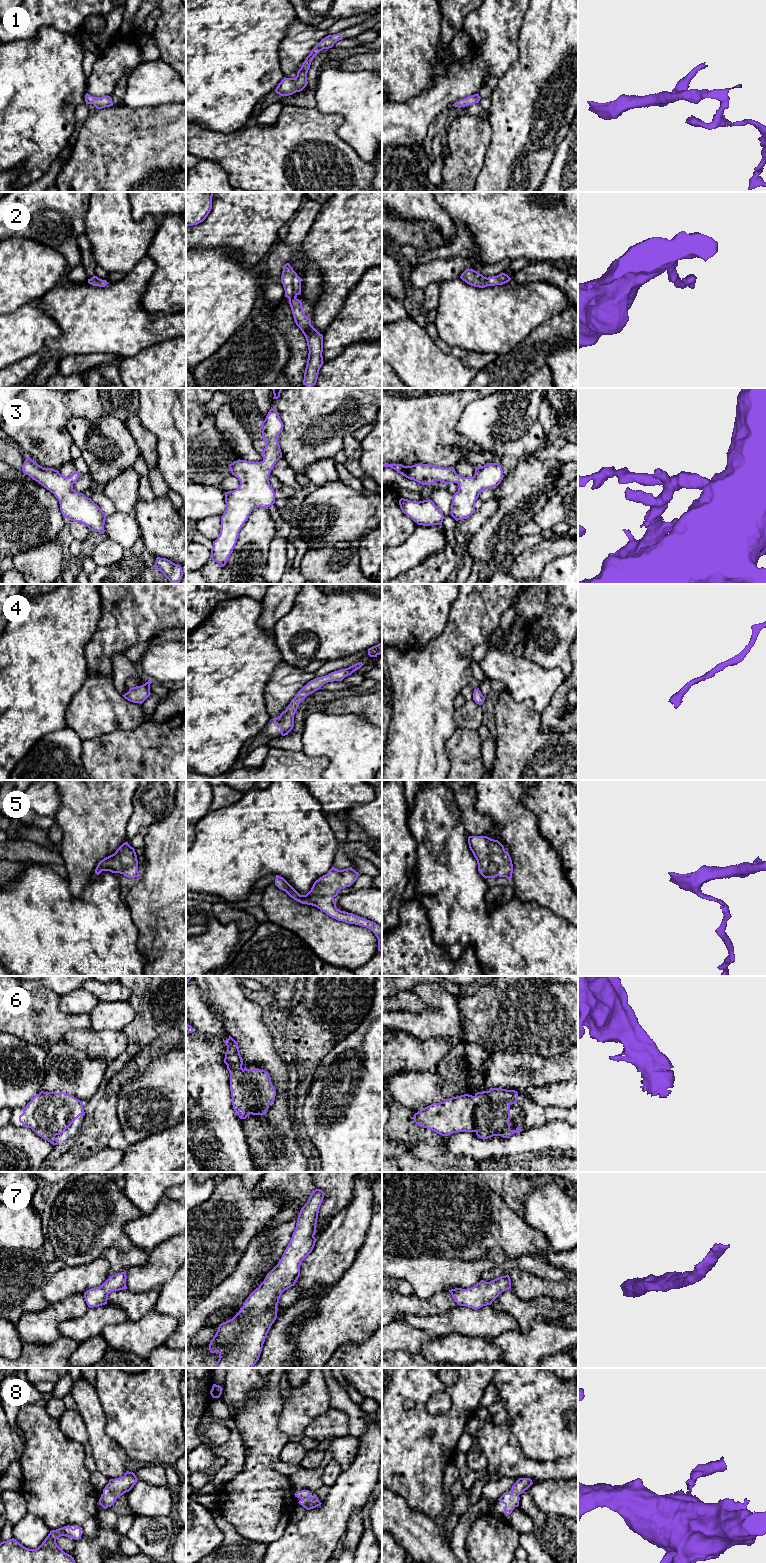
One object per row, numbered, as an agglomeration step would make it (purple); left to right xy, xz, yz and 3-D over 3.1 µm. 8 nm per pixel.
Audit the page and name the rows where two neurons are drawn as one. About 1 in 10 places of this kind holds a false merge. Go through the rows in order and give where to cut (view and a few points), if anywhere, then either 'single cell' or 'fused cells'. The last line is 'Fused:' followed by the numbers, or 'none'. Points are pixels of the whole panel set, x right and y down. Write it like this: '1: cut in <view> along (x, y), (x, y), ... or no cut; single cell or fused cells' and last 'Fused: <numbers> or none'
1: no cut; single cell
2: no cut; single cell
3: no cut; single cell
4: no cut; single cell
5: no cut; single cell
6: no cut; single cell
7: no cut; single cell
8: no cut; single cell
Fused: none

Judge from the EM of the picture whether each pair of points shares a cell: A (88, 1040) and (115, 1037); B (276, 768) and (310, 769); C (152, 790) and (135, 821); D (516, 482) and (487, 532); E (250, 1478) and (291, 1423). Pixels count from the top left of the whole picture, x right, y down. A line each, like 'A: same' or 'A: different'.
A: same
B: same
C: same
D: same
E: different

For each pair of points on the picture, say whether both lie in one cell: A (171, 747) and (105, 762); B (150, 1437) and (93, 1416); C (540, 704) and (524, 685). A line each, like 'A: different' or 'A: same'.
A: same
B: different
C: same

